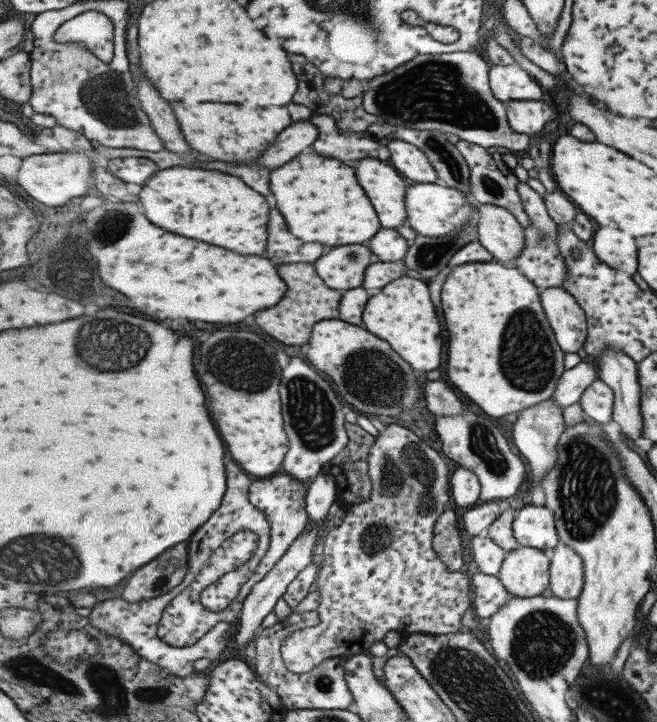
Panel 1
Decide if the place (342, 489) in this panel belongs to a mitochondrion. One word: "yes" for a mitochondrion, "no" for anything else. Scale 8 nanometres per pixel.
no

